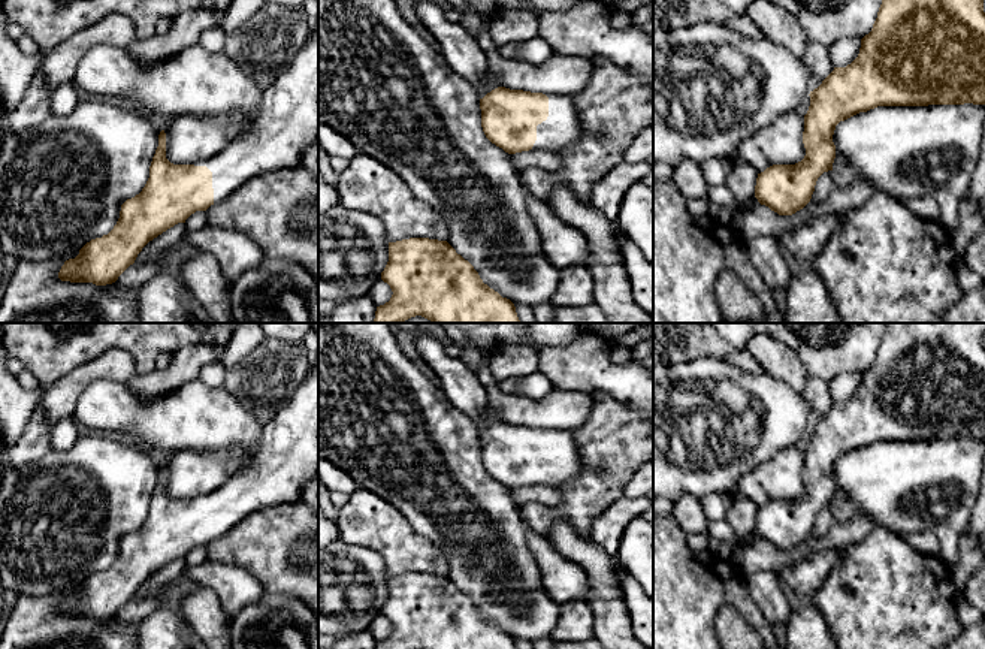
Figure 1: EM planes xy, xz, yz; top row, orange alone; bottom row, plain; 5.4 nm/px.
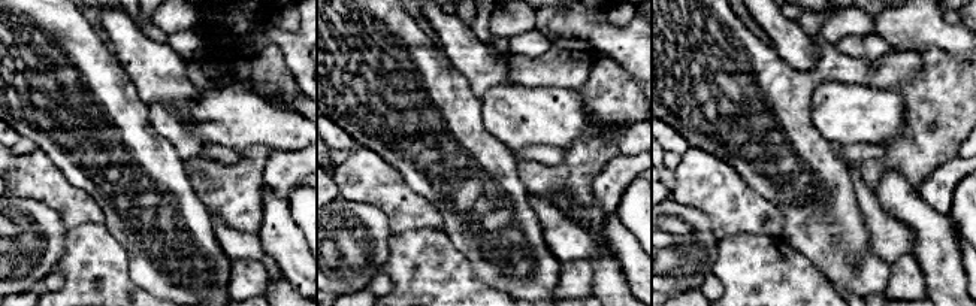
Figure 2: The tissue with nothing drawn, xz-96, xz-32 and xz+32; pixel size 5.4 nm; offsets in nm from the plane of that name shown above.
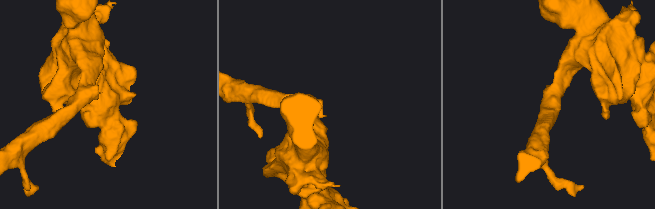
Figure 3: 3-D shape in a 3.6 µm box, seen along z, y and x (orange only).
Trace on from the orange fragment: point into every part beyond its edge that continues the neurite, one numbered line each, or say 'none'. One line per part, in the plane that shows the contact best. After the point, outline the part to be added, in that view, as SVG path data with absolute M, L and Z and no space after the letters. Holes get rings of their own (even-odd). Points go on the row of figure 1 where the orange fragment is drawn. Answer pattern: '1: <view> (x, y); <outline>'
1: xz (562, 129); M546 94L549 117L537 126L537 141L532 150L562 153L581 138L581 123L571 96Z

